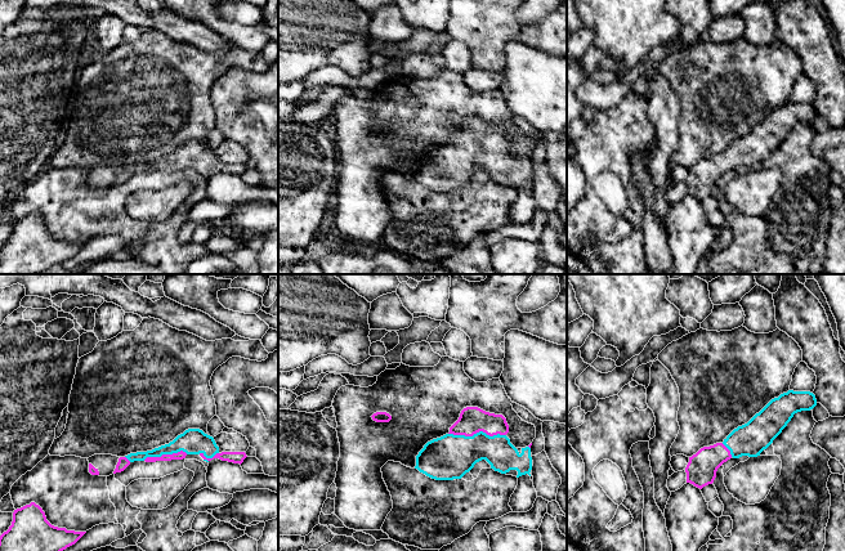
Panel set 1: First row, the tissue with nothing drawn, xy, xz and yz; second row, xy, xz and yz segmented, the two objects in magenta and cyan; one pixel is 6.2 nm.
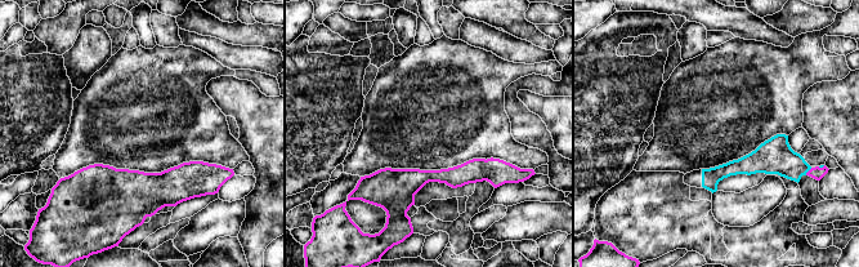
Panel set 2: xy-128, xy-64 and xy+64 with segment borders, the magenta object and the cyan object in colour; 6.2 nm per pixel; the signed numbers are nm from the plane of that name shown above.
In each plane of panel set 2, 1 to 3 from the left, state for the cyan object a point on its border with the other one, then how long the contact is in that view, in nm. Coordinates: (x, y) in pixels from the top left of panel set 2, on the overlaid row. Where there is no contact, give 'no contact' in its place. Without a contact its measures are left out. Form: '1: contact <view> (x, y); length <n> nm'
1: no contact
2: no contact
3: contact xy+64 (808, 172); length 60 nm

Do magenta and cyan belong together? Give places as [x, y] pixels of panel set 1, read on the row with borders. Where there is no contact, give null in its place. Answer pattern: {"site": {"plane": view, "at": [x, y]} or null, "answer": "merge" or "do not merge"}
{"site": {"plane": "xz", "at": [477, 431]}, "answer": "merge"}

